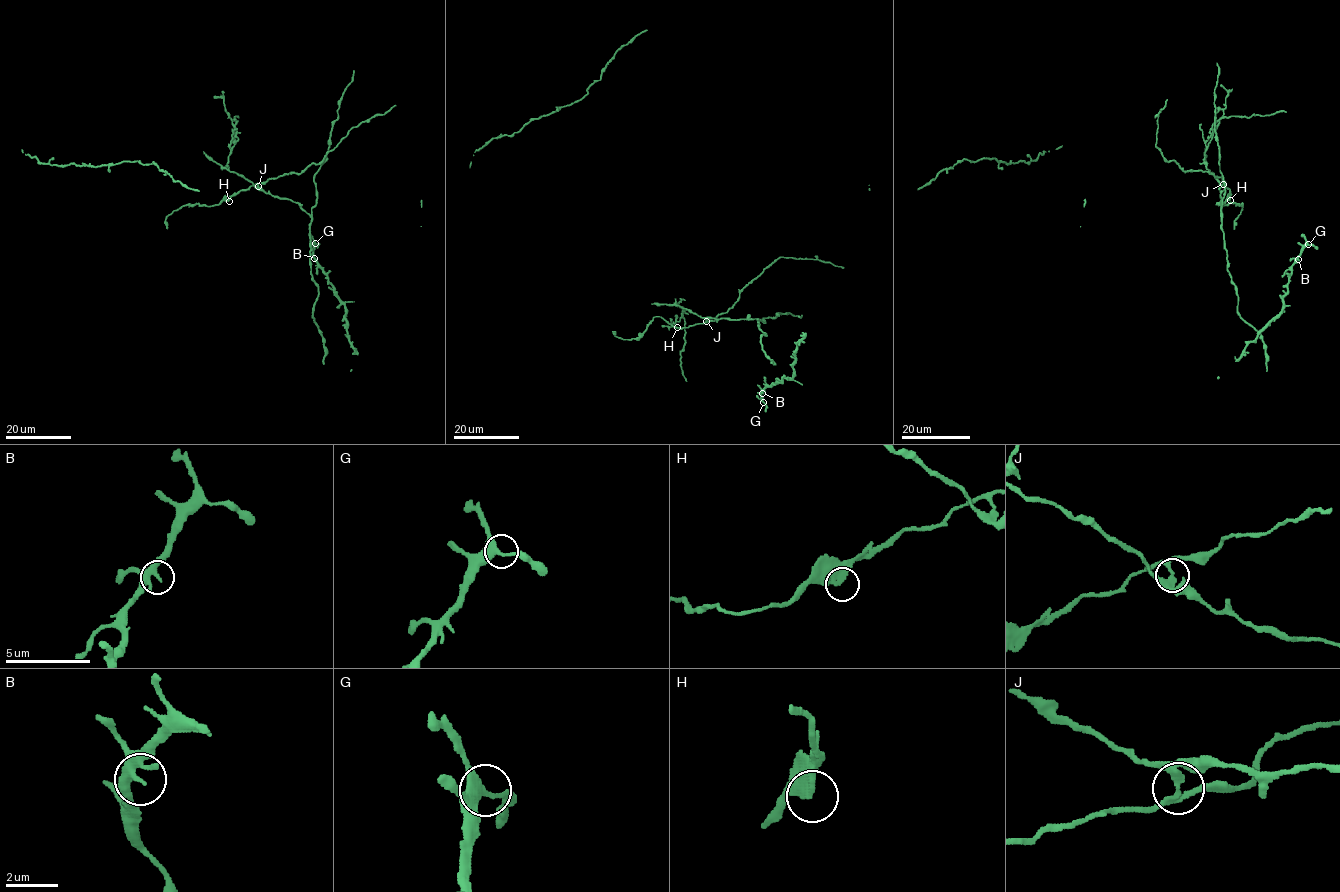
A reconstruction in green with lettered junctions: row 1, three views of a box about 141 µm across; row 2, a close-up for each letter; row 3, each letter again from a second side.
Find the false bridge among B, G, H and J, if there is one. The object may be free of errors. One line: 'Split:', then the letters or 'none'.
Split: J

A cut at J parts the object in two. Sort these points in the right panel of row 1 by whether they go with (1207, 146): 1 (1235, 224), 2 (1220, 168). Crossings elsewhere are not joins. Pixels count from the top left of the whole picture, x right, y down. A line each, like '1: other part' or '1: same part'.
1: other part
2: same part

